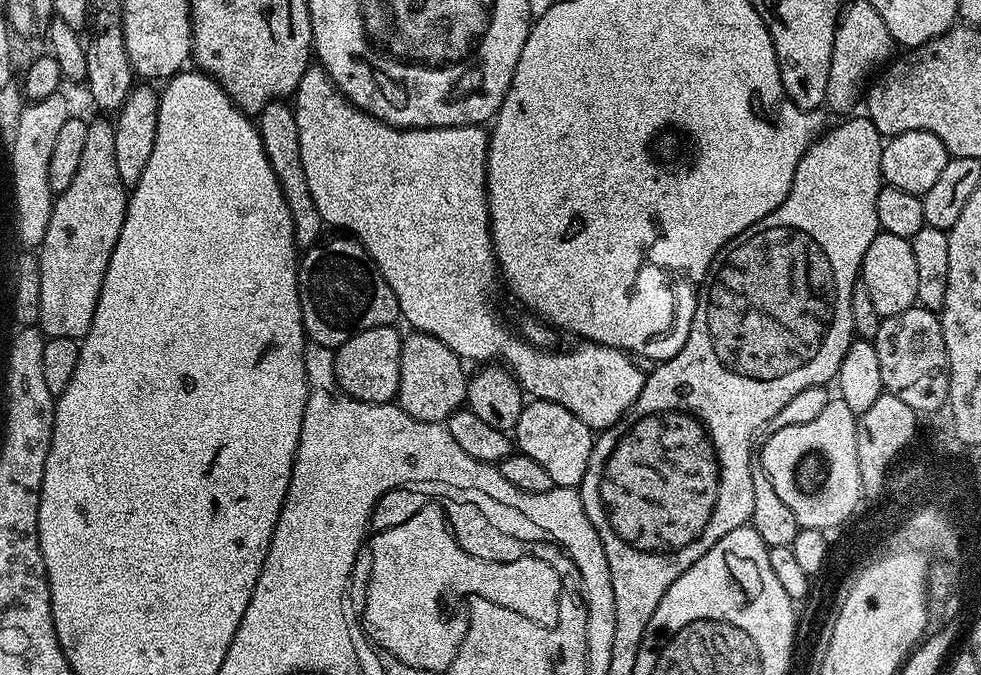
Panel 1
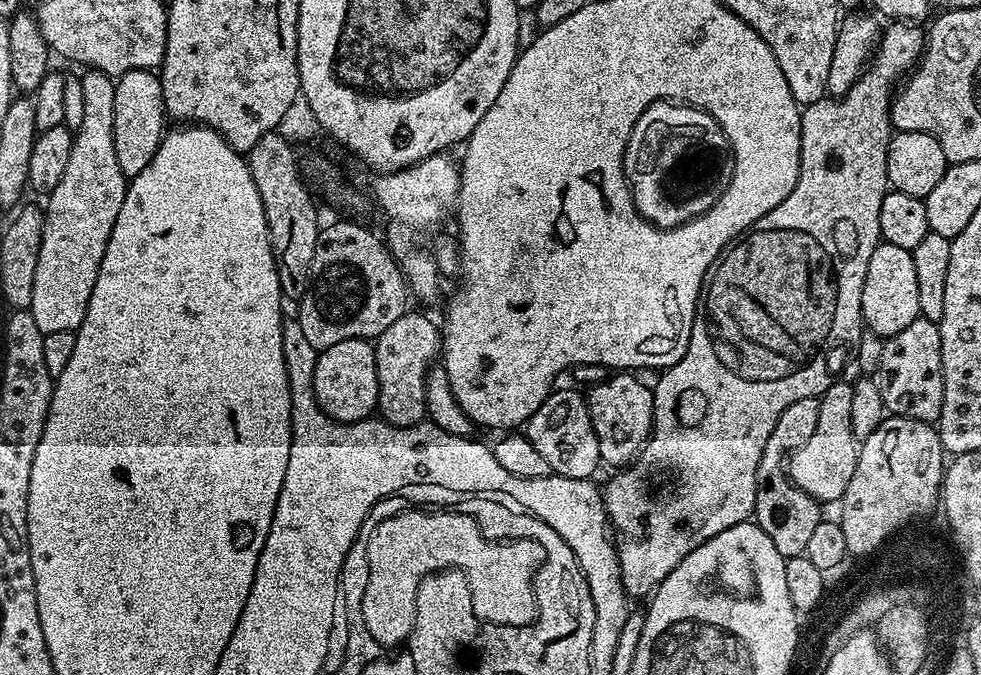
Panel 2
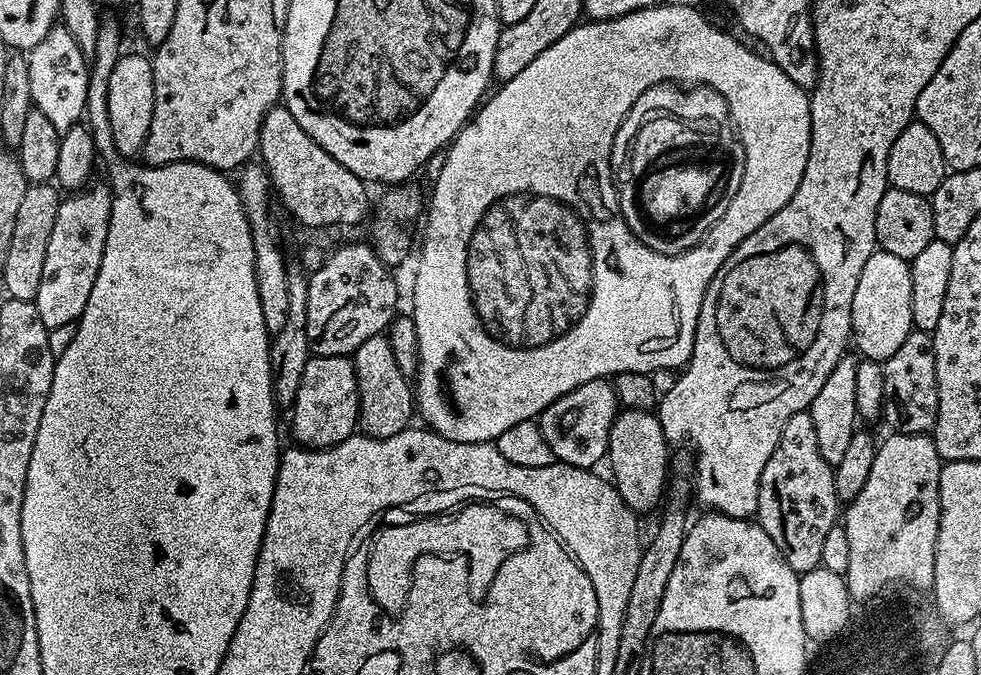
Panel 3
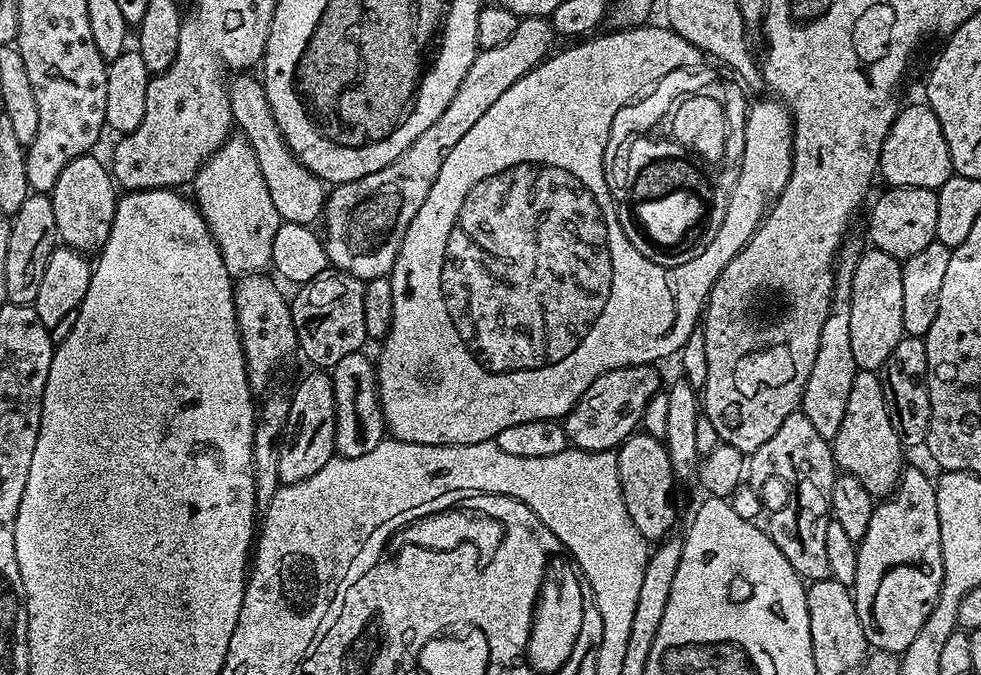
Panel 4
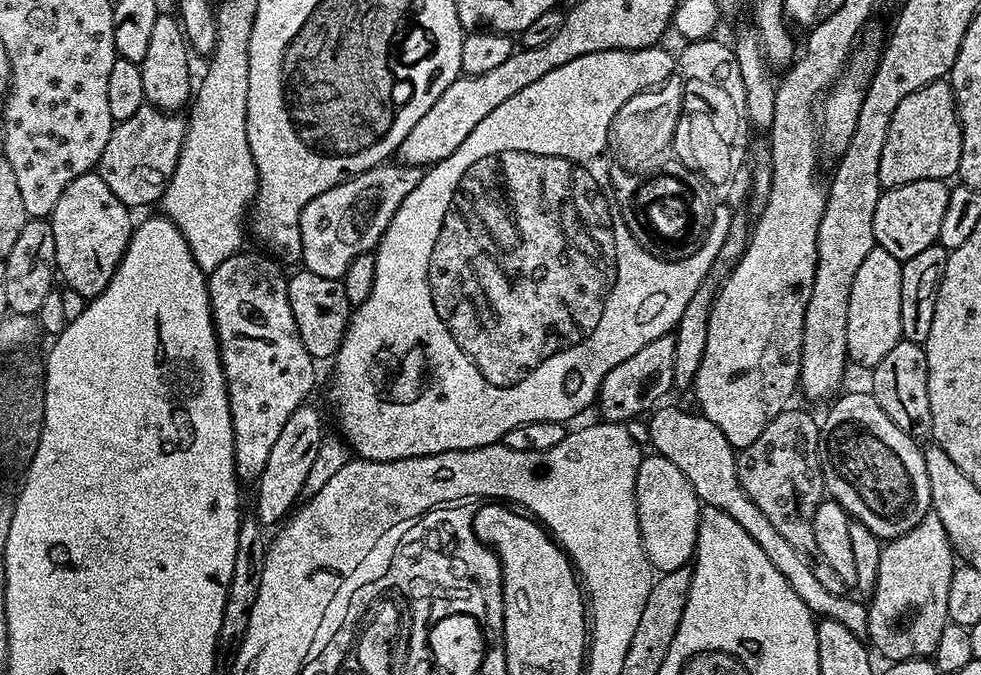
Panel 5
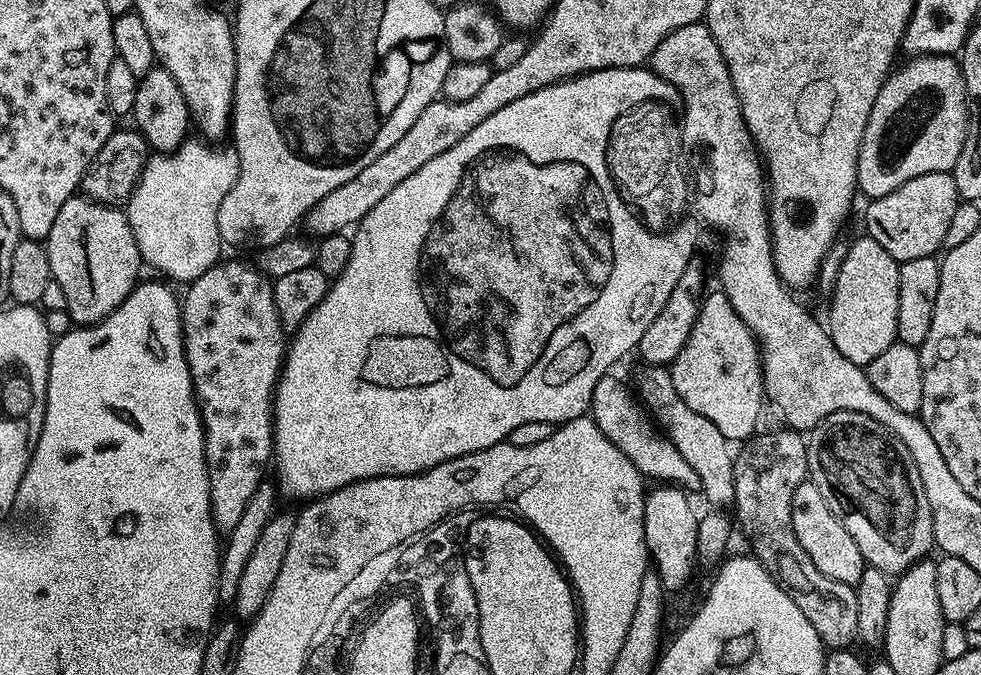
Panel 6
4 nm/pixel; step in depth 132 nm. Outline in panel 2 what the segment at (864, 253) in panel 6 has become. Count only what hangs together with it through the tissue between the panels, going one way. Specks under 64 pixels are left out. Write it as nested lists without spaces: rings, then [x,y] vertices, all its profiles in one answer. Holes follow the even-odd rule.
[[[883,242],[876,245],[874,254],[870,254],[870,266],[866,266],[860,318],[863,327],[871,335],[881,338],[898,334],[898,330],[906,330],[910,322],[921,319],[918,306],[918,277],[909,249]]]

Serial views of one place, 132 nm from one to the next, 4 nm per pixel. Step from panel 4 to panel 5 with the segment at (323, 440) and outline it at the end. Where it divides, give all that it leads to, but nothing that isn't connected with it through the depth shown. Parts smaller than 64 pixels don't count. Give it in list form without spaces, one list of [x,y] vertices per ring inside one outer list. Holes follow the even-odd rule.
[[[305,402],[301,404],[298,410],[294,410],[294,414],[290,414],[286,426],[282,426],[282,434],[278,434],[278,442],[274,442],[274,447],[270,449],[270,458],[266,458],[266,470],[262,470],[260,479],[255,481],[256,508],[260,511],[258,519],[261,525],[269,526],[268,524],[276,523],[276,525],[279,525],[293,511],[302,486],[306,482],[306,474],[310,474],[310,466],[314,466],[314,458],[318,454],[320,438],[325,435],[326,428],[324,428],[323,422],[320,421],[319,410],[311,408],[310,405],[311,403]]]

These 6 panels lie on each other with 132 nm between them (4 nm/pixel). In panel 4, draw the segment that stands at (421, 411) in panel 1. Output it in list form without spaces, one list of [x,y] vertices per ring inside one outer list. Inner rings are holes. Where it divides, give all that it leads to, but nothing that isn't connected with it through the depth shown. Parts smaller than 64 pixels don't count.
[[[363,351],[346,354],[346,358],[340,359],[330,370],[336,407],[334,442],[337,453],[346,458],[362,458],[362,454],[370,454],[370,450],[386,438],[380,391],[376,385],[376,365],[371,355],[364,355]]]

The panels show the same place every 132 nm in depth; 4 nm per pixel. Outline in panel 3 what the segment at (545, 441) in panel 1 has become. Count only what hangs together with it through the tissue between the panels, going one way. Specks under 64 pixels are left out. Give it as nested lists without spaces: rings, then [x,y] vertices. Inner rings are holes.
[[[607,379],[591,380],[578,390],[570,390],[558,402],[546,406],[546,410],[540,413],[538,423],[542,430],[542,438],[546,438],[546,443],[550,445],[553,457],[561,464],[569,464],[575,468],[595,469],[596,463],[603,461],[608,455],[608,439],[610,438],[610,426],[616,421],[618,411],[618,401],[615,387]]]

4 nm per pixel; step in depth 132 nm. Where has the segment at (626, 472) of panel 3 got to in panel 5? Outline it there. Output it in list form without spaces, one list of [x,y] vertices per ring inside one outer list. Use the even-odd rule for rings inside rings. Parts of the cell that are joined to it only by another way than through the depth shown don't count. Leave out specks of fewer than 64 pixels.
[[[645,455],[638,466],[636,513],[648,560],[657,573],[663,574],[685,567],[693,559],[702,505],[682,470],[670,458],[651,455]]]

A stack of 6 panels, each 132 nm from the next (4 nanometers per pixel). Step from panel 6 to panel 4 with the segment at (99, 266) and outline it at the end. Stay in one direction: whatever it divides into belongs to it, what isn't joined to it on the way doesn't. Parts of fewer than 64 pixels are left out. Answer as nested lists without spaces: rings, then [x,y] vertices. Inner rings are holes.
[[[96,154],[79,156],[58,174],[51,193],[54,206],[54,222],[58,222],[59,239],[67,247],[81,254],[96,254],[110,238],[110,226],[114,226],[118,185],[112,179],[109,165]]]

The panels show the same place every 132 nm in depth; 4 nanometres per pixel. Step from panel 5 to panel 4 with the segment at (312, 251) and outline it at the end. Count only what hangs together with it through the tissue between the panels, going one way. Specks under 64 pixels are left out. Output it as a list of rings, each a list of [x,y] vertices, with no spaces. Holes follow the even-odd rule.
[[[543,16],[523,17],[518,30],[514,30],[514,38],[502,42],[502,46],[480,48],[477,51],[474,62],[470,62],[470,70],[466,70],[466,78],[462,78],[462,86],[458,86],[458,94],[454,94],[442,118],[438,118],[438,122],[434,122],[430,130],[418,134],[412,145],[401,156],[394,158],[390,166],[374,170],[374,174],[366,174],[366,178],[335,185],[327,193],[322,213],[322,223],[328,231],[324,234],[324,241],[328,261],[337,271],[349,272],[351,276],[365,282],[391,273],[402,238],[410,222],[414,222],[414,214],[418,214],[422,202],[426,202],[426,194],[430,194],[430,186],[434,186],[434,178],[438,178],[438,170],[442,170],[446,154],[450,154],[450,150],[458,146],[462,134],[468,133],[470,126],[474,126],[474,122],[478,122],[478,118],[482,118],[482,114],[486,114],[486,110],[490,110],[490,106],[494,106],[494,102],[498,102],[498,98],[502,98],[502,94],[506,94],[506,90],[510,90],[514,82],[521,80],[531,68],[540,67],[541,62],[548,59],[553,51],[552,40],[554,41],[554,33],[551,19]]]

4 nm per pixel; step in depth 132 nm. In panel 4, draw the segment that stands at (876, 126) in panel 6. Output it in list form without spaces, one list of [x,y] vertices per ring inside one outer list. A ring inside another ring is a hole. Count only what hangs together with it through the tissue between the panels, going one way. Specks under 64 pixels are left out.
[[[927,103],[901,107],[890,126],[886,142],[880,151],[879,175],[884,184],[894,188],[930,188],[939,190],[954,175],[950,150],[942,134],[942,126]]]

